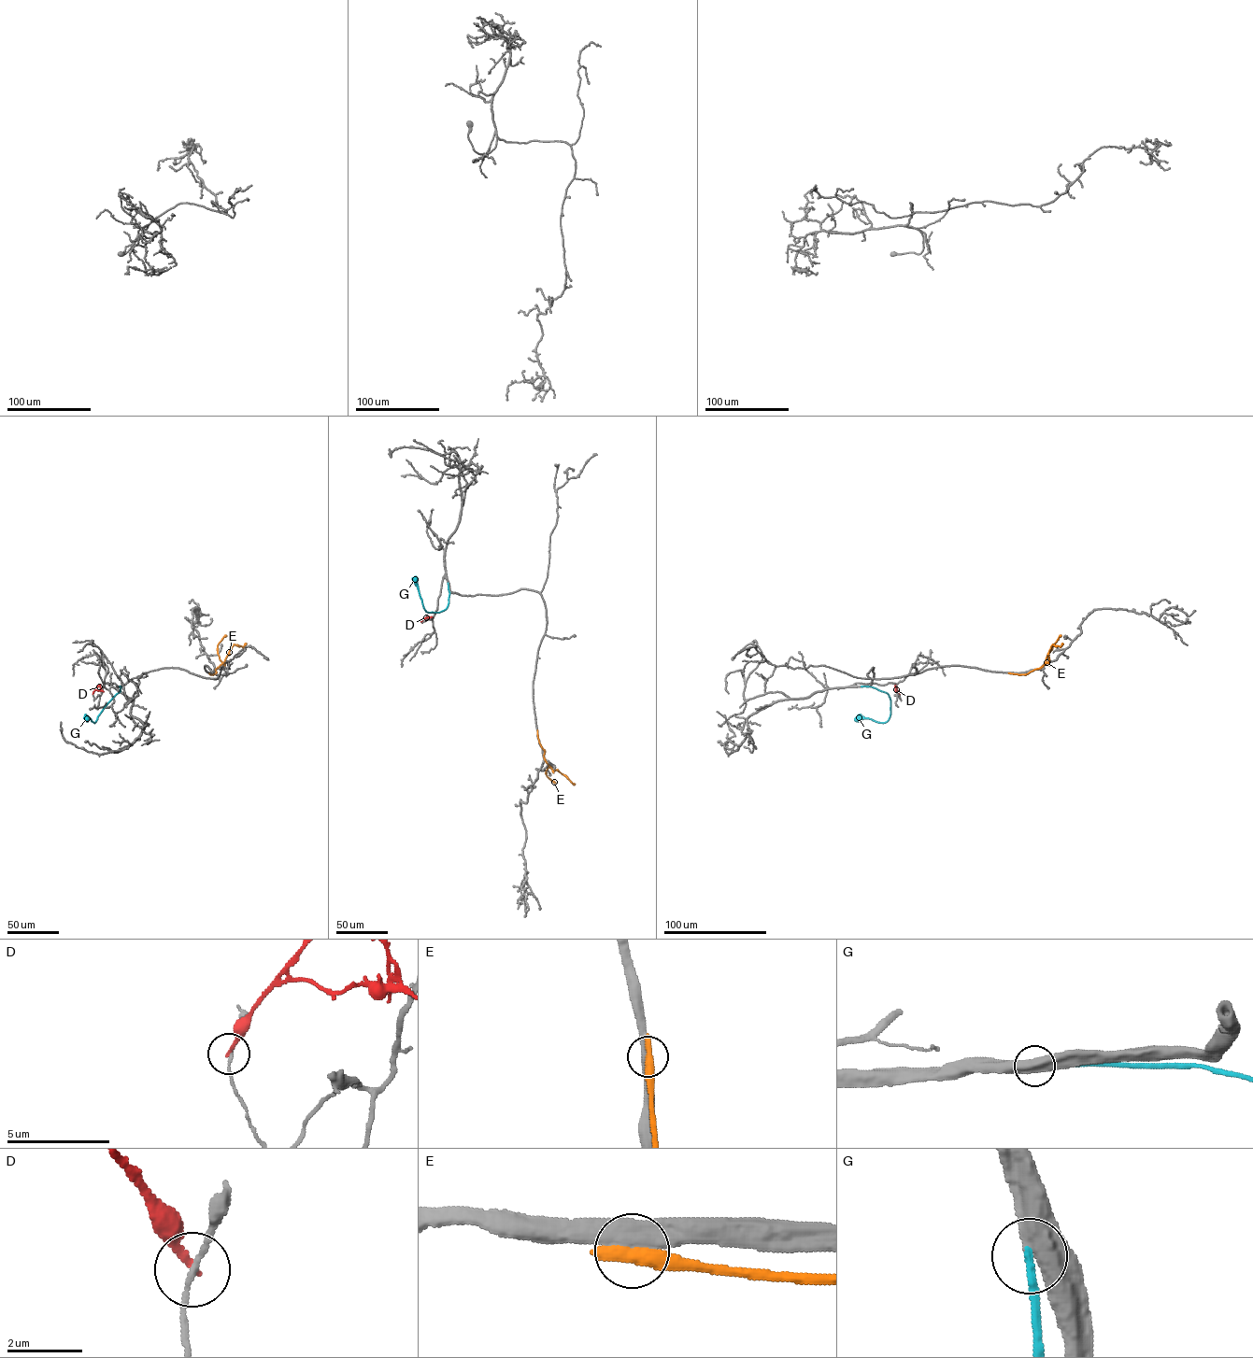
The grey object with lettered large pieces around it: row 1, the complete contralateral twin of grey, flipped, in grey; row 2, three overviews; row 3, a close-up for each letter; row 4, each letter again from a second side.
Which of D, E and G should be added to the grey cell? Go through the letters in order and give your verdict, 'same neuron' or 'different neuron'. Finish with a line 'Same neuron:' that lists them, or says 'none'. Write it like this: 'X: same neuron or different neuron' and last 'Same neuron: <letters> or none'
D: different neuron
E: different neuron
G: same neuron
Same neuron: G

